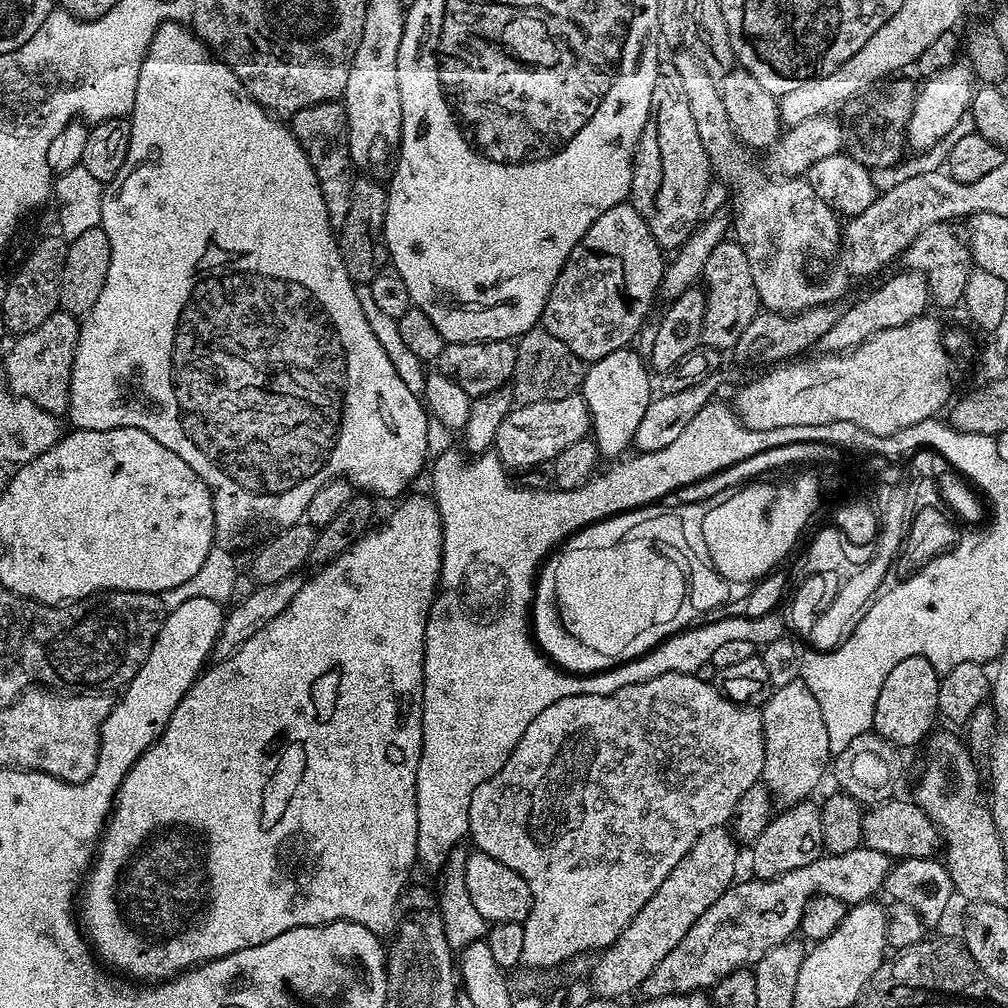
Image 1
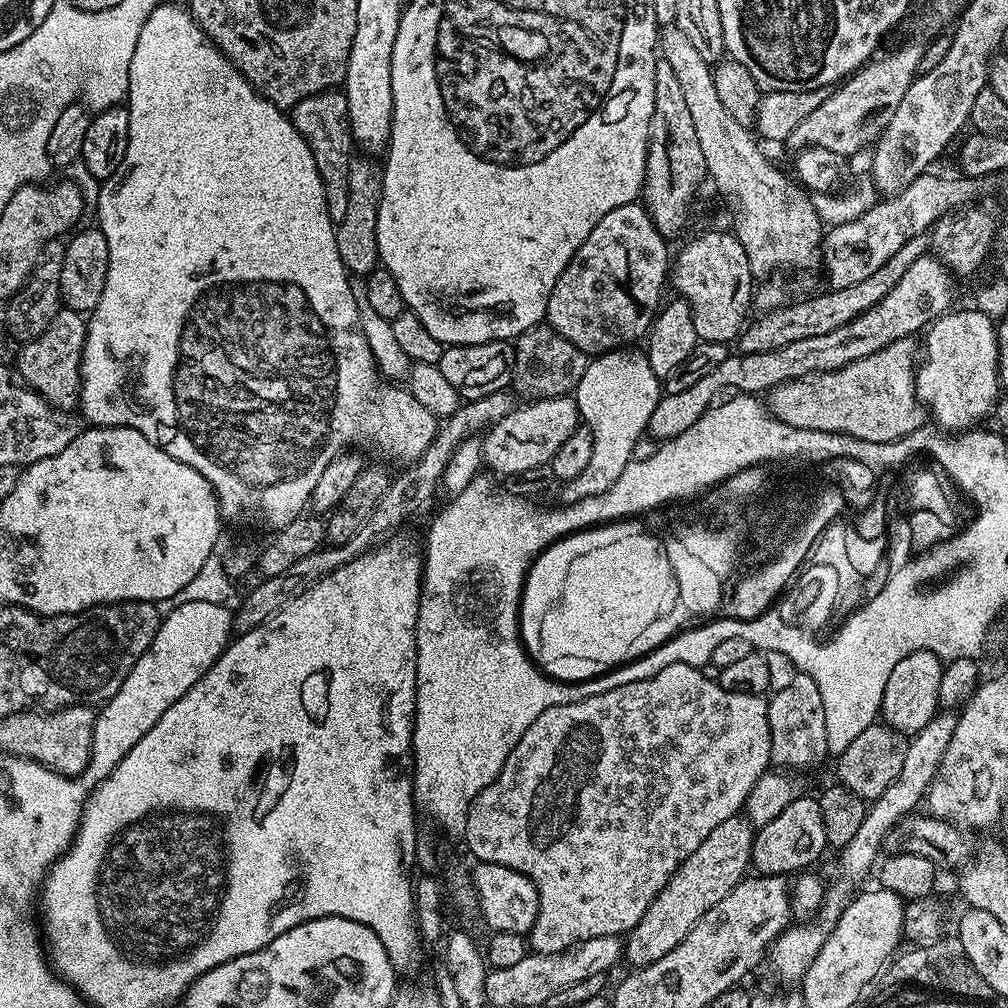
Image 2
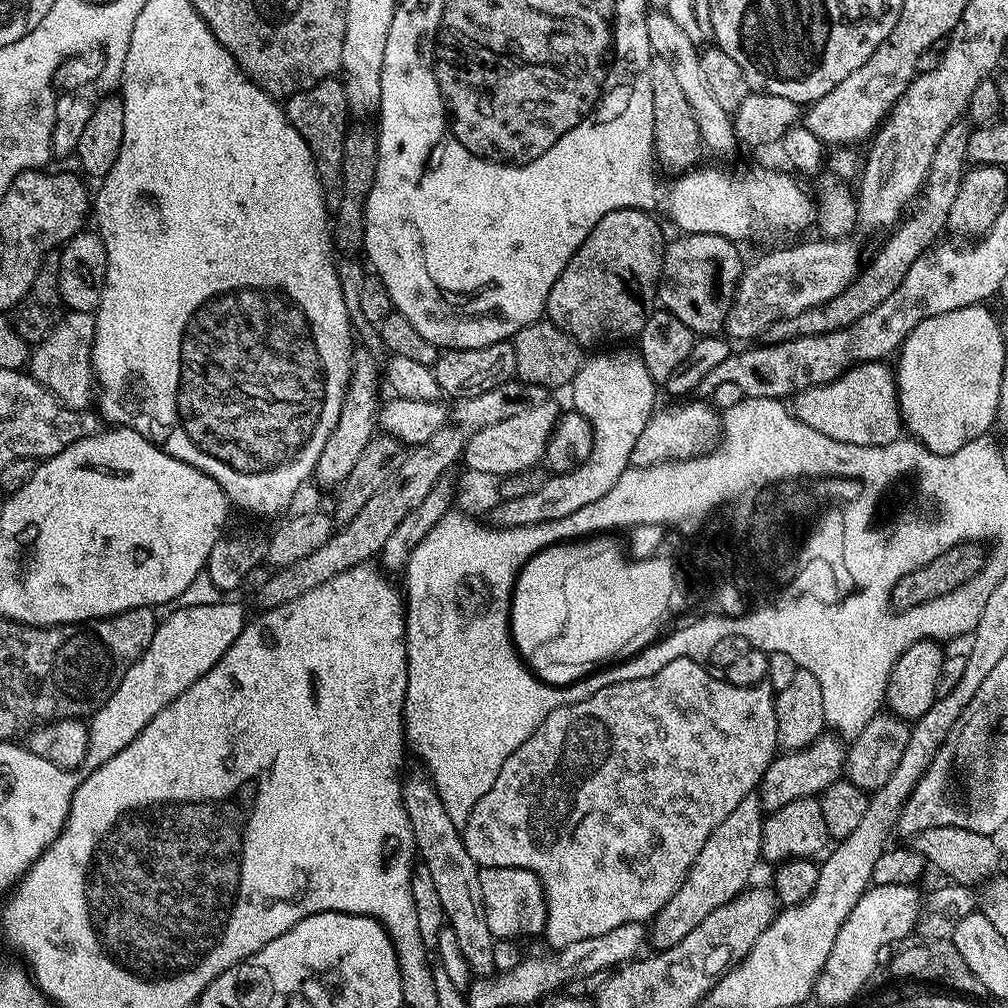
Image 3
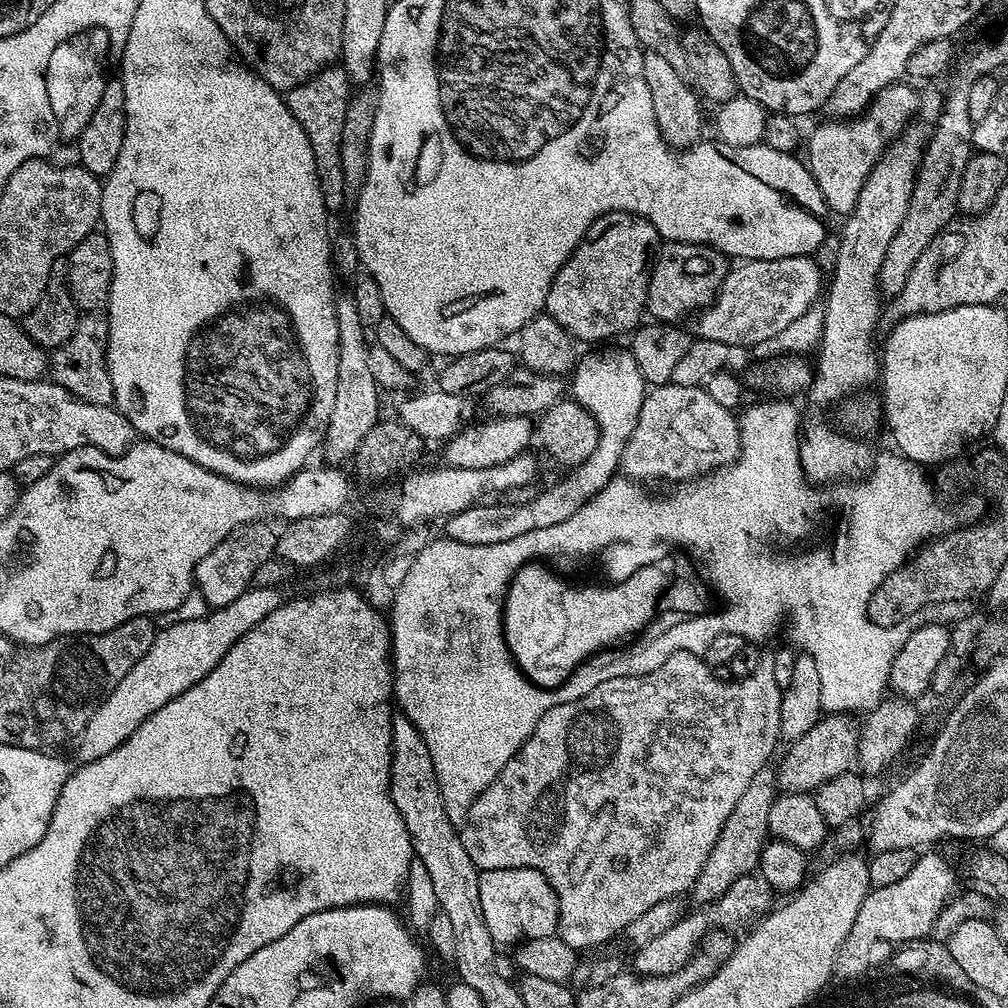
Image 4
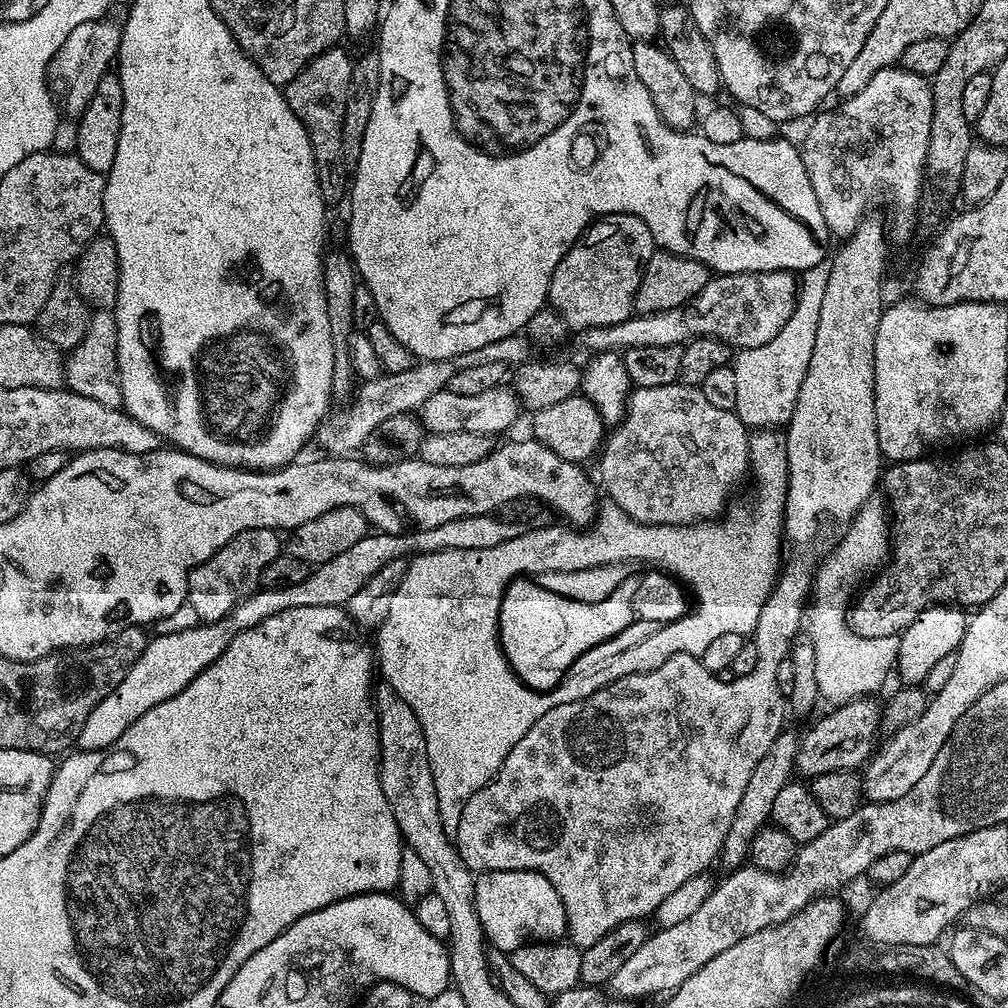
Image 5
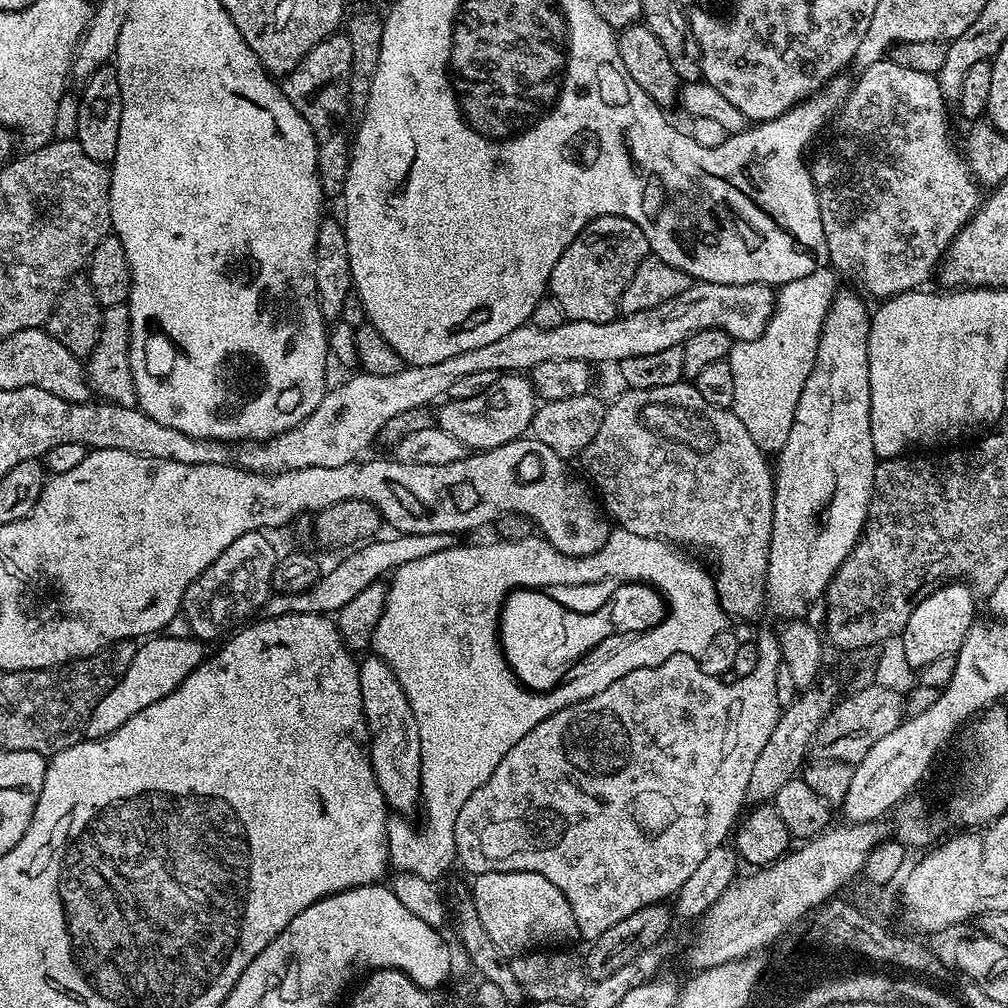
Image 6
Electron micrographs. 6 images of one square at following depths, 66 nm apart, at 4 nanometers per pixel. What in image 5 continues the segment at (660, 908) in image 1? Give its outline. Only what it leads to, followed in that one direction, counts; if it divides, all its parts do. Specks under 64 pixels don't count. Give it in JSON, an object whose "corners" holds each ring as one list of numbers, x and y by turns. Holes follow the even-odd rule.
{"corners":[[785,730,778,738,774,738,774,746,762,754,762,762,754,766,754,774,750,774,750,782,746,782,746,790,742,793,742,802,738,802,738,810,734,810,734,818,730,822,730,830,726,830,724,845,718,857,725,869,735,870,748,860,748,851,754,842,754,834,758,834,771,821,774,810,774,798,793,779,796,766,796,754,800,750,797,733]]}

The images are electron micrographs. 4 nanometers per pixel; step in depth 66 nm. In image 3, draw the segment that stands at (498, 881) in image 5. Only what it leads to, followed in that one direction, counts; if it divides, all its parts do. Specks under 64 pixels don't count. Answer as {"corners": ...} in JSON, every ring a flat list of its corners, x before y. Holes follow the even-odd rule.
{"corners":[[480,868,482,882,482,902,486,910,486,926,490,926,490,934,498,940,523,941,523,936,539,937,546,922,546,898,540,880,530,870,521,868]]}

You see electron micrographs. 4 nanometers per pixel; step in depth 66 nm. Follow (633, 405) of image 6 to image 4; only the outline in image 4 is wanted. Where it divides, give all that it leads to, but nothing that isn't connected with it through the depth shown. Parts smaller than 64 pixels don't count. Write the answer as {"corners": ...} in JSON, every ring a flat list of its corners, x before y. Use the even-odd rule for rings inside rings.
{"corners":[[670,383,653,387,645,395,642,414,638,414,638,426,634,426,630,442,626,442,620,467,625,477,637,482,645,482,644,480,687,482,717,468,725,468,727,464,735,464,738,457,740,457,740,421,737,413,714,402,704,386,691,388]]}

